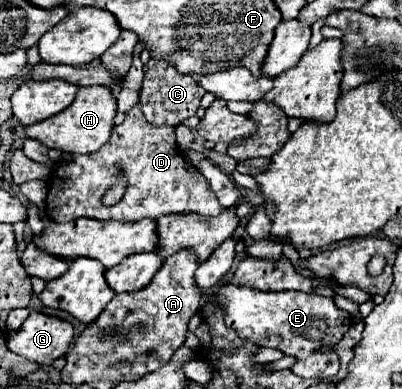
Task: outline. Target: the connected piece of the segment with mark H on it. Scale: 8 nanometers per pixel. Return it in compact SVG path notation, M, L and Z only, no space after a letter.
M87 86L87 88L79 88L73 104L67 110L55 114L53 118L47 118L45 122L27 126L25 134L27 138L39 140L47 148L55 148L71 154L89 154L99 150L109 140L115 114L117 114L117 100L111 94L111 90L105 86Z

